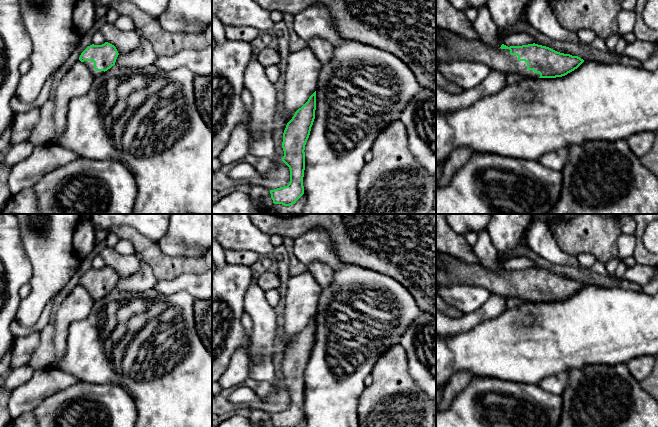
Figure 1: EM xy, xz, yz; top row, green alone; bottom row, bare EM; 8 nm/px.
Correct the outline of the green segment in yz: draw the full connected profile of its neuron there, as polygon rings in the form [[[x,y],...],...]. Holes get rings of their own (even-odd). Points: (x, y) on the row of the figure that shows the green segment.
[[[436,27],[436,61],[469,61],[486,64],[491,70],[515,72],[532,78],[556,78],[577,69],[584,60],[549,47],[528,44],[492,47],[479,39],[469,40]]]

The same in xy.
[[[108,42],[102,45],[90,45],[80,55],[92,75],[99,76],[115,65],[119,53],[116,47]]]

